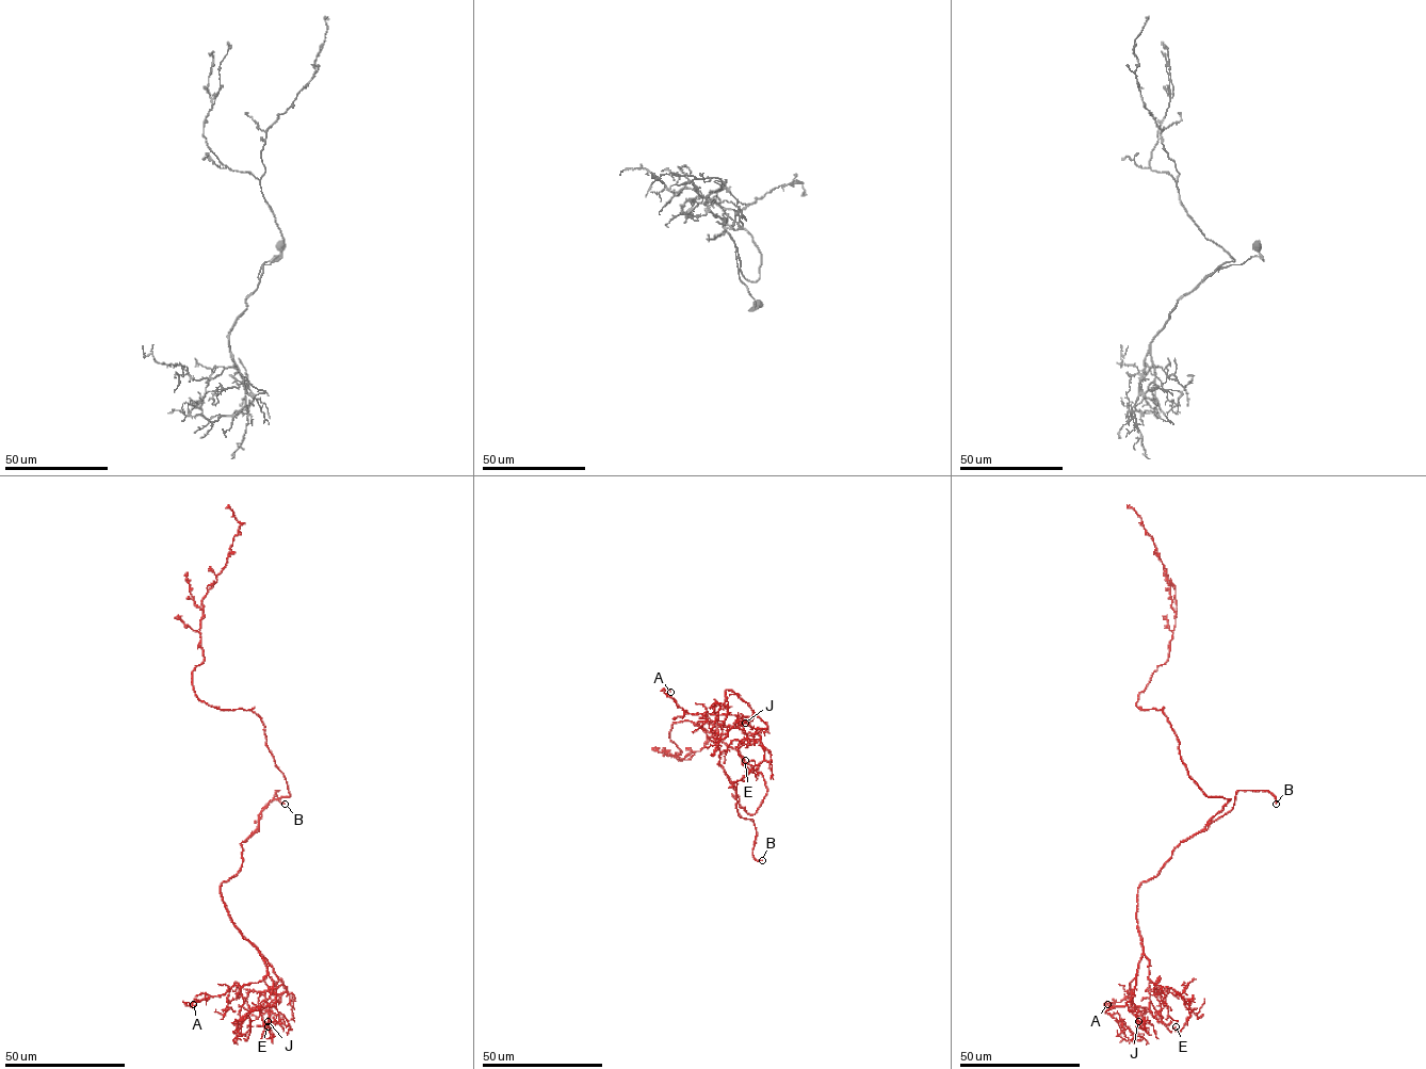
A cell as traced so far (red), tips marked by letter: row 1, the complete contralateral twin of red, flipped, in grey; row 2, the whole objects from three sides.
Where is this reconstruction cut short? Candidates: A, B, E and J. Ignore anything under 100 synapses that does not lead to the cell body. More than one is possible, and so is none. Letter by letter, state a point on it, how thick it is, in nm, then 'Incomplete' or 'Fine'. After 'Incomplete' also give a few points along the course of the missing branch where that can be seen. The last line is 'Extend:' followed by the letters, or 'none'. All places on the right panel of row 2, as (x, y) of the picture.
A: Place: (1107, 1004). Thickness 110 nm. Fine
B: Place: (1276, 804). Thickness 280 nm. Incomplete
E: Place: (1176, 1026). Thickness 170 nm. Fine
J: Place: (1138, 1021). Thickness 170 nm. Fine
Extend: B

